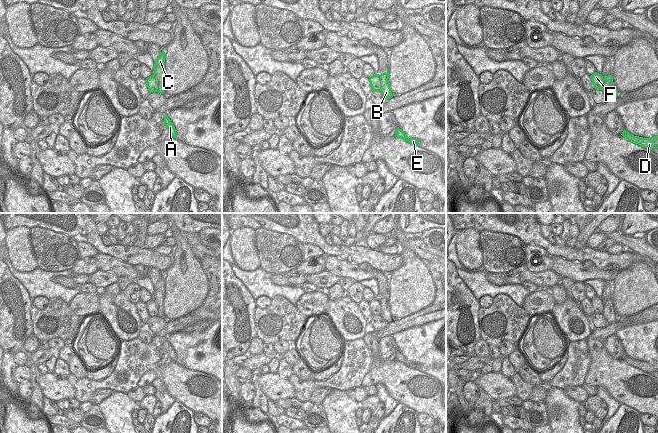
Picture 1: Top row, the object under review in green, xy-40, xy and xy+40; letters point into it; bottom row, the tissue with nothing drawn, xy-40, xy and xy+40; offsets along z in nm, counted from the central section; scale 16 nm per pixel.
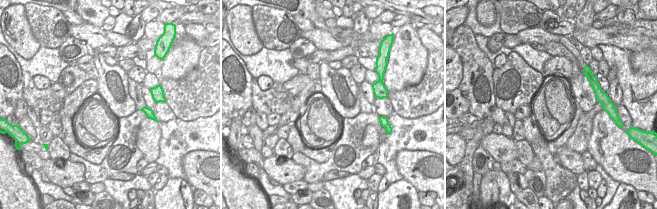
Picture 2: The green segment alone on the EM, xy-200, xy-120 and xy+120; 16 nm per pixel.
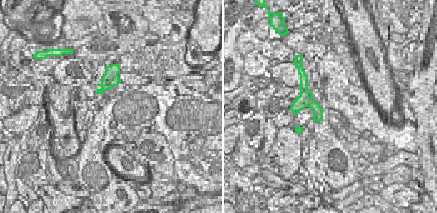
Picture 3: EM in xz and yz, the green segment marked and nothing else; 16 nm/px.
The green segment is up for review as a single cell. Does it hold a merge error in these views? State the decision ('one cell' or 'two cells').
two cells

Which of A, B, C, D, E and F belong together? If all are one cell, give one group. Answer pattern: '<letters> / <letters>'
A D E F / B C

